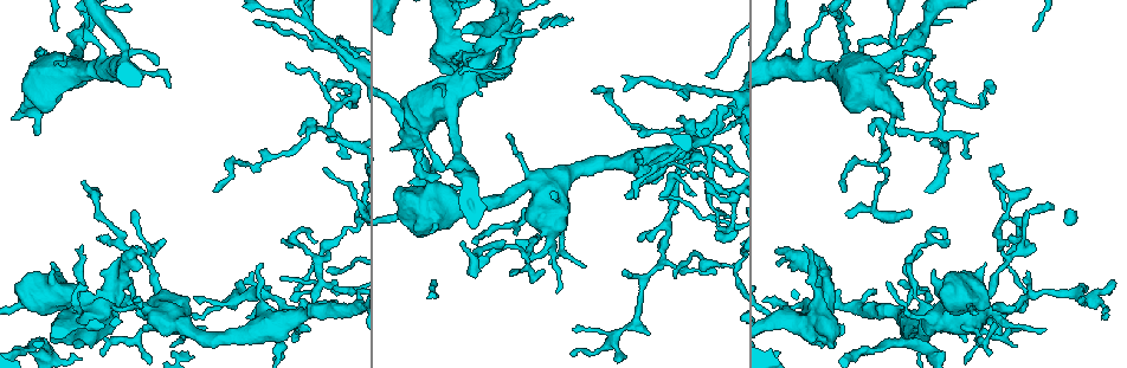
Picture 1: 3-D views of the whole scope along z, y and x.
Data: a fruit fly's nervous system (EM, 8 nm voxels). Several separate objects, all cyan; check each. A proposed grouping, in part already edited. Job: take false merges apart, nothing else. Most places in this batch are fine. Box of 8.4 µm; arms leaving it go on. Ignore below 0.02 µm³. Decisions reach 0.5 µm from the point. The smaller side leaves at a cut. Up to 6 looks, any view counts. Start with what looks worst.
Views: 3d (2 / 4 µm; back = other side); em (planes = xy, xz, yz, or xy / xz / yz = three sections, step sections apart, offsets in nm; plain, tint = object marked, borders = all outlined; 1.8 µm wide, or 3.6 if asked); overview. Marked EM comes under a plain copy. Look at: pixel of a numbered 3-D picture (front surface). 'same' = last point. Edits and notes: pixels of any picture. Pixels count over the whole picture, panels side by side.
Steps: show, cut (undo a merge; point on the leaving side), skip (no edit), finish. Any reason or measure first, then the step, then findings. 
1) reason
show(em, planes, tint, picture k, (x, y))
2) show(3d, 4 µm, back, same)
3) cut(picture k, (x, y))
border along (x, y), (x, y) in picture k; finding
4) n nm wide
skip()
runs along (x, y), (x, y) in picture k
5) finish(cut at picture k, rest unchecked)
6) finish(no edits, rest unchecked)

arms part here
show(3d, 4 µm, picture 1, (890, 43))

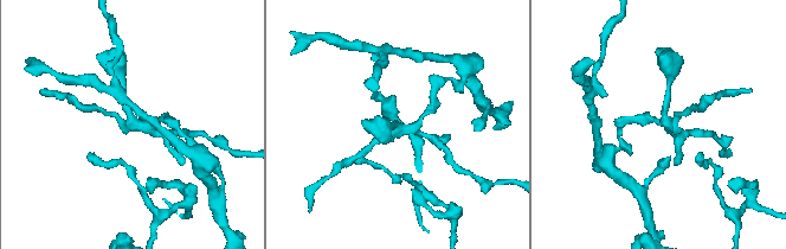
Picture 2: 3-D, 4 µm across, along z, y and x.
show(em, 3.6 µm, planes, tint, picture 2, (416, 127))

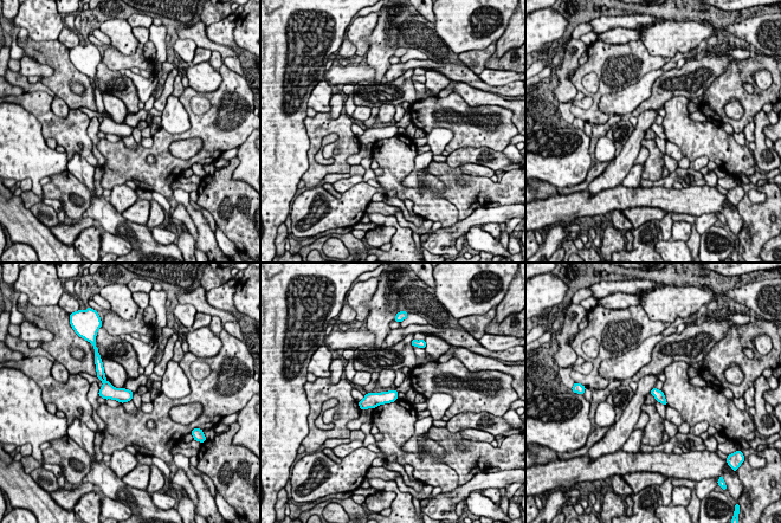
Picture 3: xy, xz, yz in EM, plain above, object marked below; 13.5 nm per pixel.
skip()
one neuron here

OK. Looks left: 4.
sharp bend
show(3d, 4 µm, back, picture 1, (327, 127))

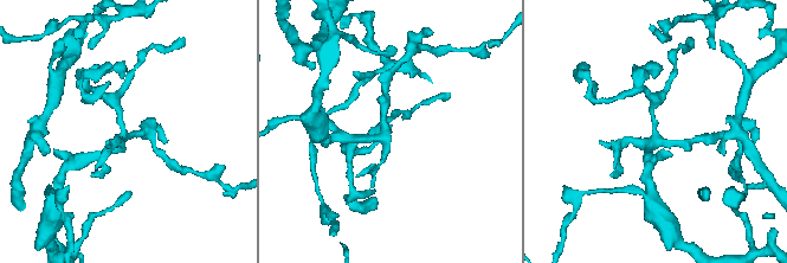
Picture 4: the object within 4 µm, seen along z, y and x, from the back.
show(em, planes, tint, picture 4, (655, 132))

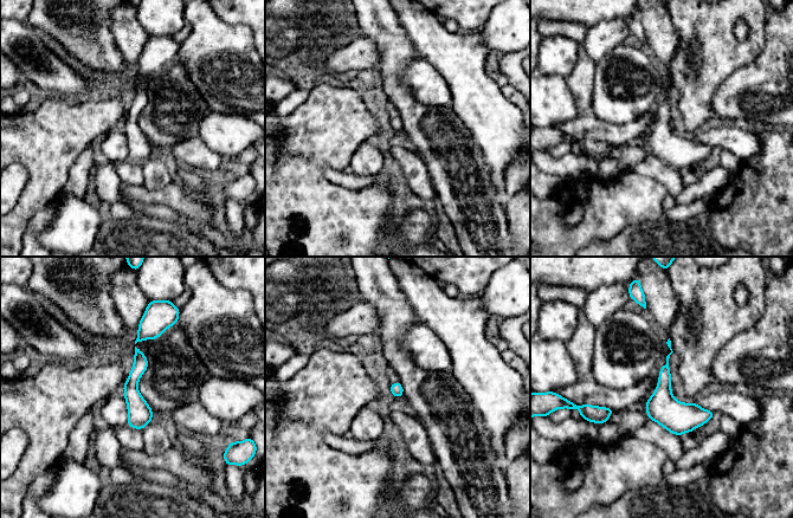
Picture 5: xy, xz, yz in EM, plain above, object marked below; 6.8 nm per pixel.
skip()
runs along (137, 353), (133, 397), (140, 426) in picture 5; all the same neuron

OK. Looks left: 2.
a fork
show(em, planes, tint, picture 1, (810, 69))

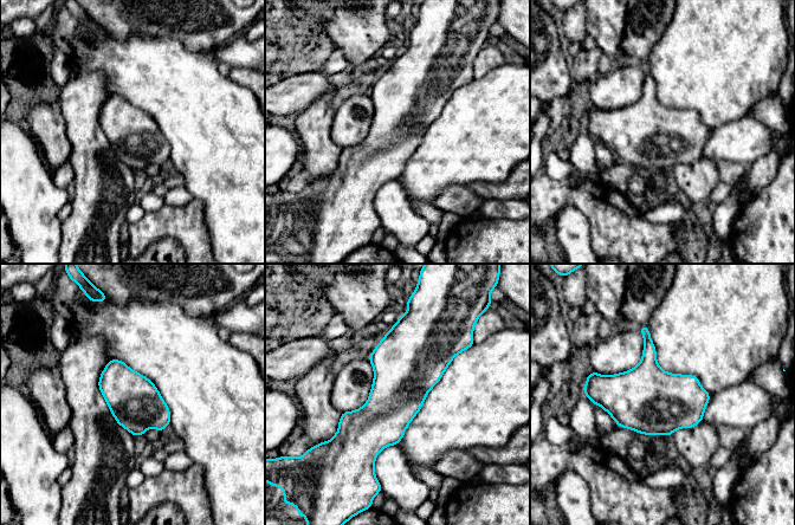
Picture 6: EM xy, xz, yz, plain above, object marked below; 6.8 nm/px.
360 nm wide
skip()
one neuron here

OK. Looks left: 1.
finish(no edits, rest unchecked)

